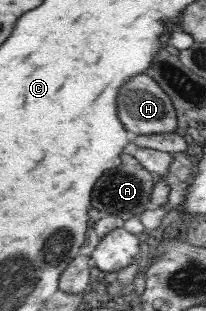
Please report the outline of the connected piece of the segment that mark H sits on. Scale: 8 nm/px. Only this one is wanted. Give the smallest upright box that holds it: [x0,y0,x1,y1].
[117,73,177,135]

